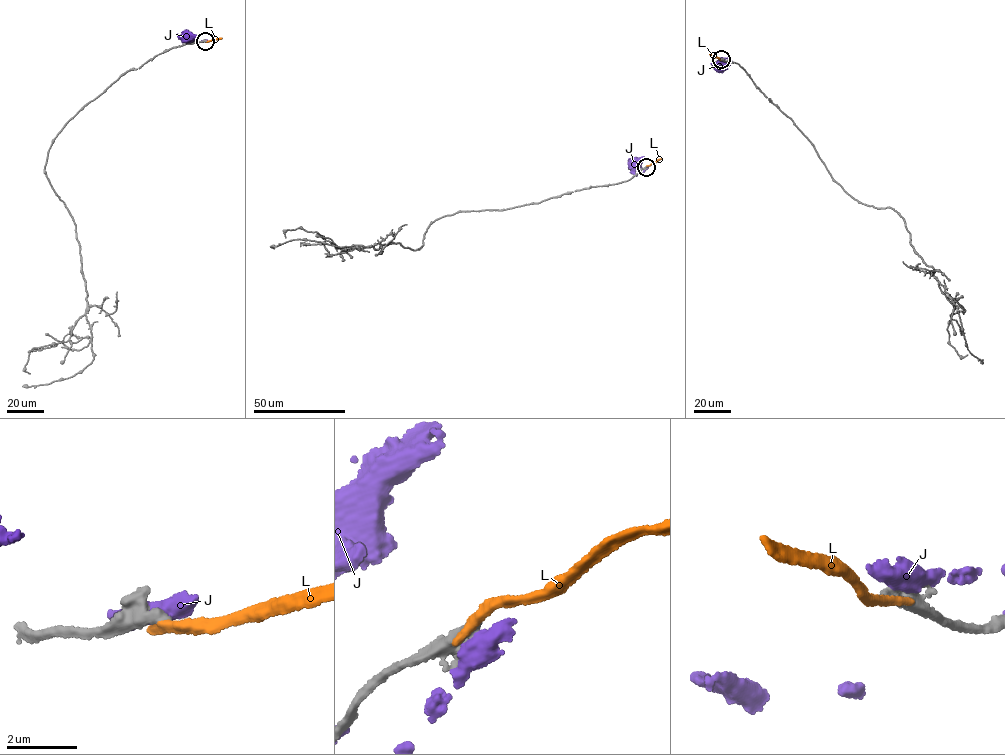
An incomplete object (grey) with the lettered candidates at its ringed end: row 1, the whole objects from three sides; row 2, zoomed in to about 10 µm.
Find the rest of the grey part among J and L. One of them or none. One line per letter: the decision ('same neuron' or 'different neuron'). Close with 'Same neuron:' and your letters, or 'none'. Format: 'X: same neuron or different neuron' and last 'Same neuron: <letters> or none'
J: different neuron
L: different neuron
Same neuron: none

